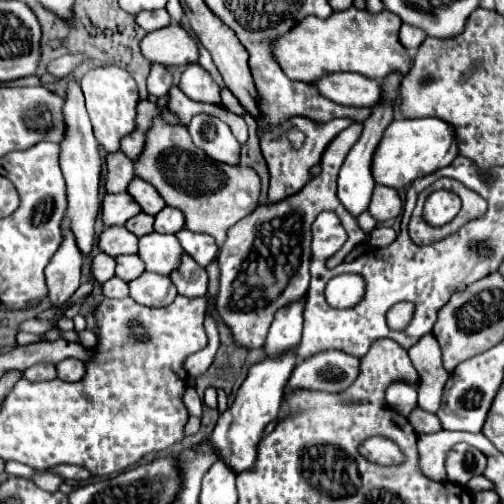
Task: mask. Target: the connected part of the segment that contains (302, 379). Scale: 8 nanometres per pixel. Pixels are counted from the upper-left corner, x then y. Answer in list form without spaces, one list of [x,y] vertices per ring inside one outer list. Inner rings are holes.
[[[339,350],[319,352],[295,366],[287,388],[341,392],[357,378],[357,374],[359,358]]]

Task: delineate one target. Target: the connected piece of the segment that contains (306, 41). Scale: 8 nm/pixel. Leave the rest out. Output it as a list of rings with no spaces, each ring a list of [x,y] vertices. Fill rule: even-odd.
[[[351,6],[349,10],[333,12],[329,18],[303,18],[301,24],[291,28],[291,32],[285,32],[271,42],[271,52],[275,62],[291,80],[313,82],[329,72],[357,72],[367,78],[381,80],[393,70],[407,74],[411,66],[411,60],[399,42],[399,26],[399,16],[389,10],[371,14]]]

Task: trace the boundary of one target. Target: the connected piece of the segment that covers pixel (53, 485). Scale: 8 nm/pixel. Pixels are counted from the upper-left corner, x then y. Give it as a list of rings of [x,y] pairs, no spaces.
[[[37,474],[37,476],[33,478],[33,482],[35,482],[39,488],[43,488],[43,490],[55,492],[55,490],[57,490],[57,486],[63,482],[63,478],[53,476],[53,474]]]

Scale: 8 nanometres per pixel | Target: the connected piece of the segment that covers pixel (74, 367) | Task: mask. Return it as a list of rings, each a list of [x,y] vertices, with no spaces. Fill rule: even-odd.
[[[61,360],[57,362],[57,378],[67,382],[77,382],[85,374],[81,360]]]

